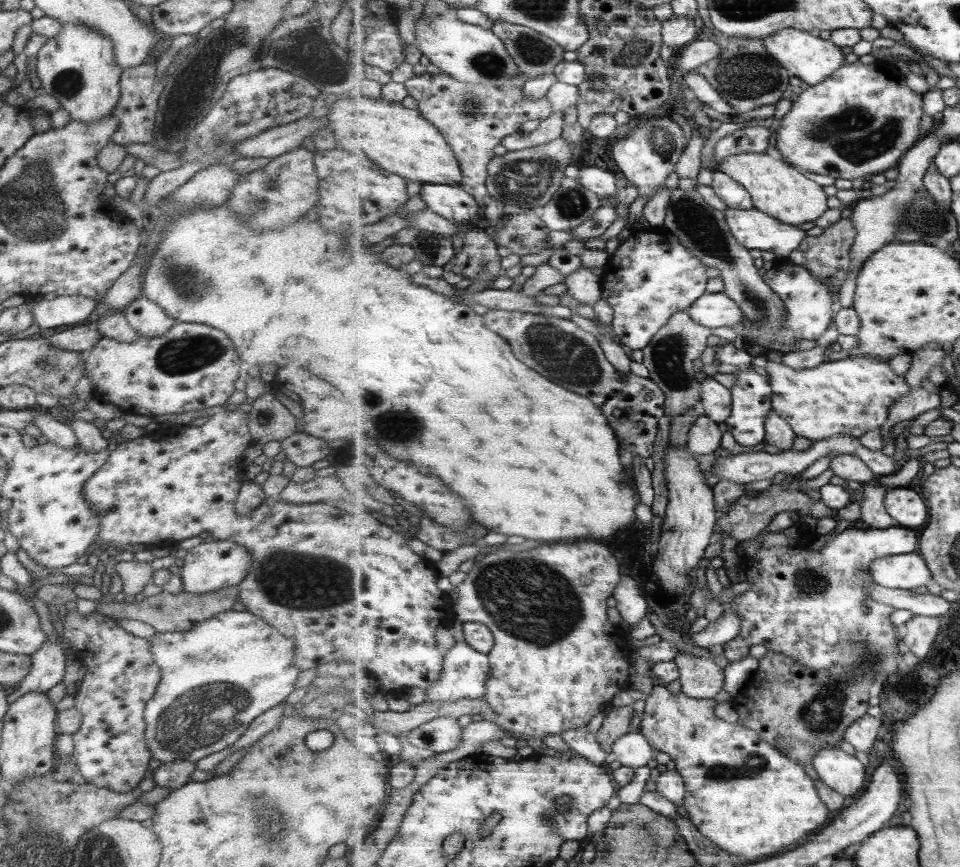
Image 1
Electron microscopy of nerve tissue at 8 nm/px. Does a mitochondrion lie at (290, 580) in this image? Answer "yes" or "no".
yes

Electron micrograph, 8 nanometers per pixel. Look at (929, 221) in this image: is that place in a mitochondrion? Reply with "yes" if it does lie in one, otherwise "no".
yes

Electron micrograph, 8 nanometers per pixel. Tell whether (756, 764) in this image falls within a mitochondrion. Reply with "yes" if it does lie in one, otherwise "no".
yes

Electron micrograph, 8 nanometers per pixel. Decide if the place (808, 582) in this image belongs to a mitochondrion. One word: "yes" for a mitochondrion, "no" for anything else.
yes

